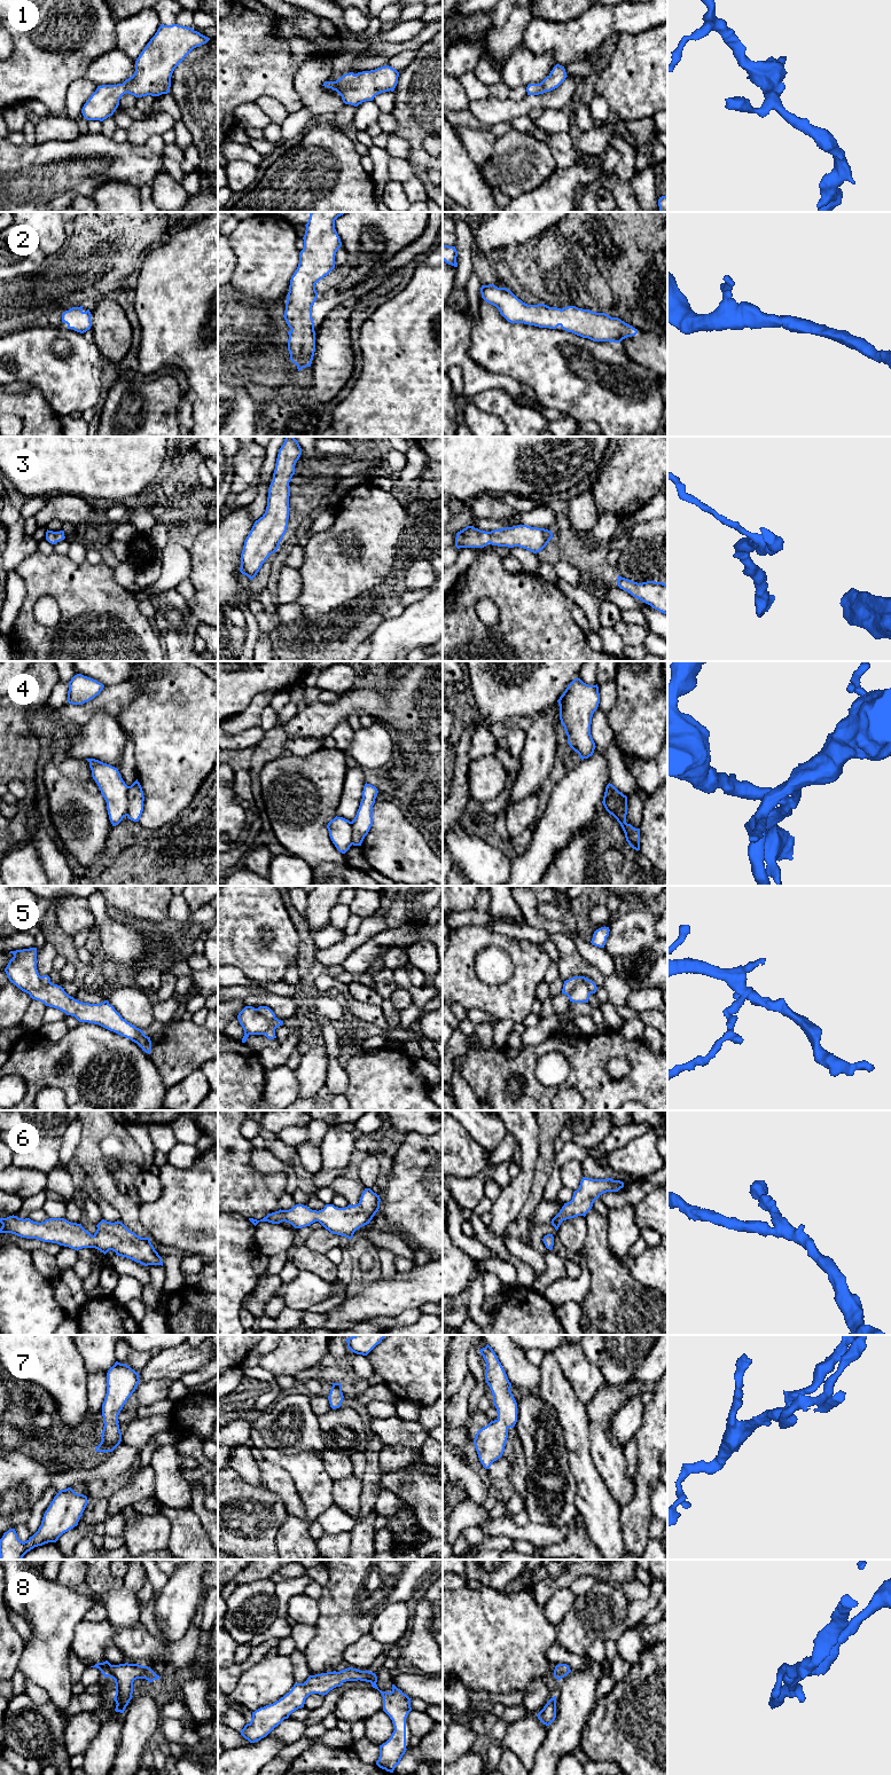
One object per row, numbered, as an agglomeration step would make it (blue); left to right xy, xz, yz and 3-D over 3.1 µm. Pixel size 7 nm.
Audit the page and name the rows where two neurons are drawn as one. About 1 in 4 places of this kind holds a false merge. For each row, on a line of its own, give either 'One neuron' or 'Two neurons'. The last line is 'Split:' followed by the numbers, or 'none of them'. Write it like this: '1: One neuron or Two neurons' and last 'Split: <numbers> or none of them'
1: One neuron
2: One neuron
3: One neuron
4: Two neurons
5: Two neurons
6: One neuron
7: One neuron
8: One neuron
Split: 4, 5

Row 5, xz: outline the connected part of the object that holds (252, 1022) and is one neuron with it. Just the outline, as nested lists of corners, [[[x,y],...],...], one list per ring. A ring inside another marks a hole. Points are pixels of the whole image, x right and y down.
[[[245,1006],[237,1015],[239,1022],[248,1035],[266,1035],[271,1029],[283,1024],[278,1018],[269,1020],[261,1015],[257,1008]]]

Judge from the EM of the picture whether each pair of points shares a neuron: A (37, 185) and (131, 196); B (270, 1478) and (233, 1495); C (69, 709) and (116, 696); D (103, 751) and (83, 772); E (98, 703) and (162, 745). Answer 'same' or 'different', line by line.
A: different
B: different
C: same
D: different
E: different

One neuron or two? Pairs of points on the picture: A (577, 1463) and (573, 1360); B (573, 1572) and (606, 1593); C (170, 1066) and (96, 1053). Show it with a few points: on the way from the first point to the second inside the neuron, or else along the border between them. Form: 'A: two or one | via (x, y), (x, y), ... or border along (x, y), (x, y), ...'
A: two | border along (561, 1369), (575, 1395), (585, 1405)
B: two | border along (595, 1579), (616, 1586)
C: two | border along (148, 1054), (165, 1089)

